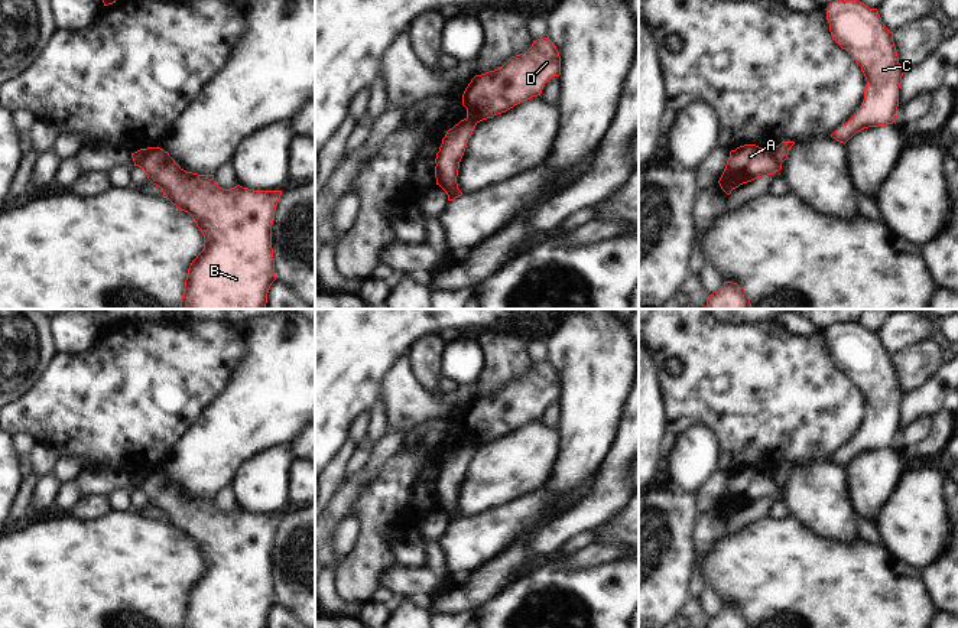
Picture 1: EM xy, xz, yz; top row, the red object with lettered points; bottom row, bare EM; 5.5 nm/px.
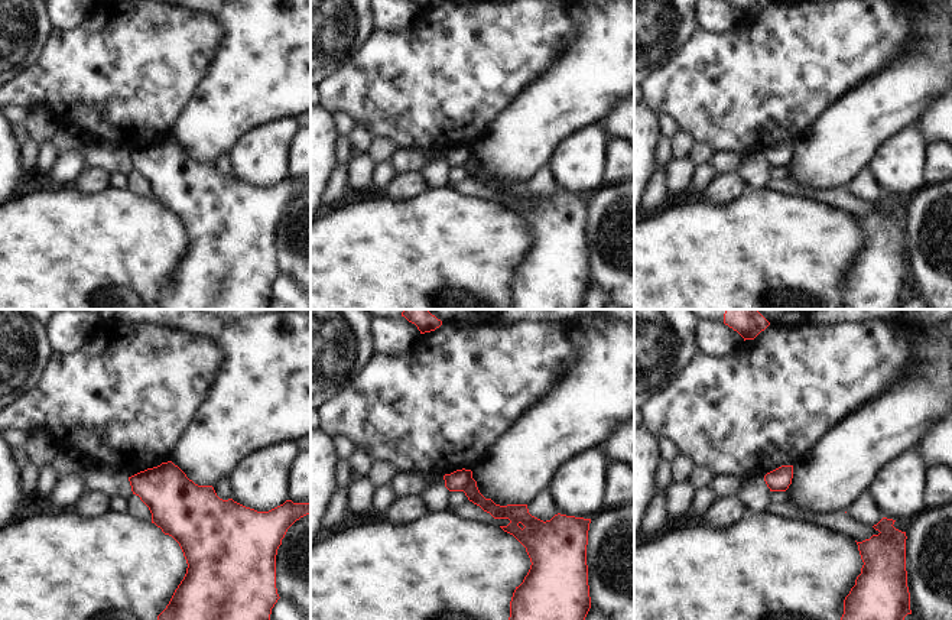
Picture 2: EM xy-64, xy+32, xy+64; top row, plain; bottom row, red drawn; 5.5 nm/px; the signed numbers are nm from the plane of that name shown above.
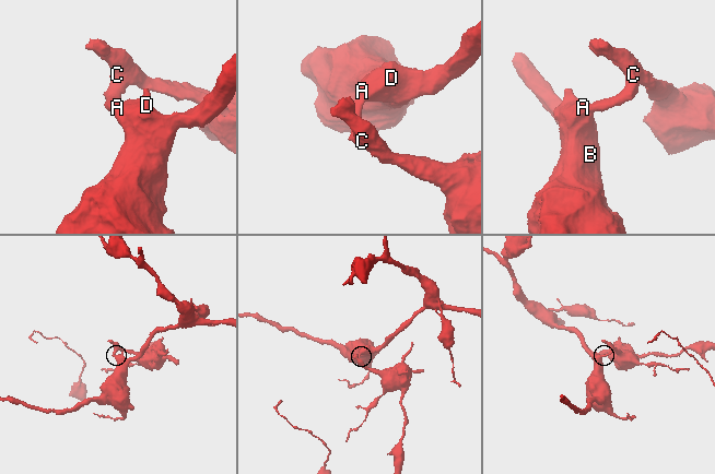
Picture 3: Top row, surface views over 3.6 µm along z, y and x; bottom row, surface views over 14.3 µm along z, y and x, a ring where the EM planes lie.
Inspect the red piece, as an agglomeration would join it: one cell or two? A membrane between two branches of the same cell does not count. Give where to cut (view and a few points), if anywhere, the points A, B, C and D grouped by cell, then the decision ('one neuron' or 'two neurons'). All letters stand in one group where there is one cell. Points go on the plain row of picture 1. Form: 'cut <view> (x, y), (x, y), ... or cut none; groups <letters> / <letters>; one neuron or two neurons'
cut yz (772, 472), (780, 487); groups A B D / C; two neurons

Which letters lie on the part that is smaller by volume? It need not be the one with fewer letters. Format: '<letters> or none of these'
C

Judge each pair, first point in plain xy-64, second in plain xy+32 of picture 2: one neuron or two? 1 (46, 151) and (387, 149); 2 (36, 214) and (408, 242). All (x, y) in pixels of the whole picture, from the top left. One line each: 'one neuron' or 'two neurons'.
1: two neurons
2: one neuron

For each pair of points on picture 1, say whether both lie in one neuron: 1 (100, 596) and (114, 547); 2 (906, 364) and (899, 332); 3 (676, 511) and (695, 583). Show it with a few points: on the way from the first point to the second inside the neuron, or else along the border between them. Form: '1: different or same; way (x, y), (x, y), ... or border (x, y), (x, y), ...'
1: same; way (111, 585), (114, 582), (114, 559)
2: different; border (937, 339), (922, 339), (893, 355)
3: different; border (694, 565), (689, 573), (688, 596)

